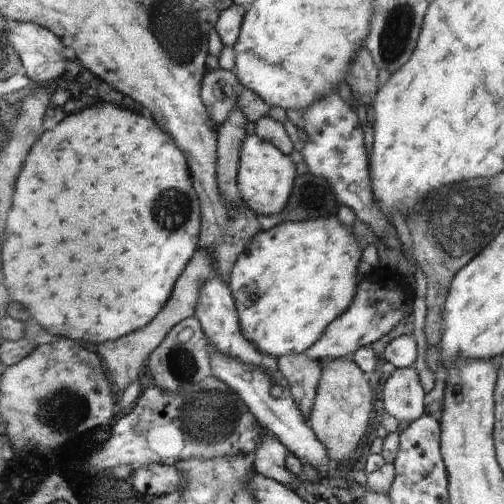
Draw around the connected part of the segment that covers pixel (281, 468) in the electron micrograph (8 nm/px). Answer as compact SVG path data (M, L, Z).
M267 430L260 434L260 440L256 444L254 452L254 470L257 474L280 482L283 486L296 487L296 477L285 466L287 454L286 446L283 446Z

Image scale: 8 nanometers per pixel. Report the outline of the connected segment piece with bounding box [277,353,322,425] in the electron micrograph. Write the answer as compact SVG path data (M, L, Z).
M288 354L277 359L277 368L284 374L290 384L290 393L296 407L310 425L310 412L316 398L316 388L320 381L322 369L316 360L306 354Z

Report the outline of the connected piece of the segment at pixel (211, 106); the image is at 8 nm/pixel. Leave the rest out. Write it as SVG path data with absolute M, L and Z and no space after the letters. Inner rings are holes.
M218 67L210 70L204 80L203 100L218 128L232 116L242 88L235 71Z

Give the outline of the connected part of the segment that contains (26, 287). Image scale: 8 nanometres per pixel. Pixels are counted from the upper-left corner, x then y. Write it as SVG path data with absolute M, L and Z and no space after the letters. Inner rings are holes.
M102 102L84 112L68 116L60 126L46 132L42 140L34 146L26 168L20 176L14 210L10 212L8 232L4 238L4 272L6 284L16 302L32 310L38 324L50 334L58 334L57 339L66 336L79 342L102 344L119 340L134 332L147 328L163 312L170 302L176 286L198 252L202 240L202 204L195 188L195 180L190 163L183 150L180 150L170 134L166 134L155 120L146 120L144 114L130 110L126 106L116 106L112 102Z

